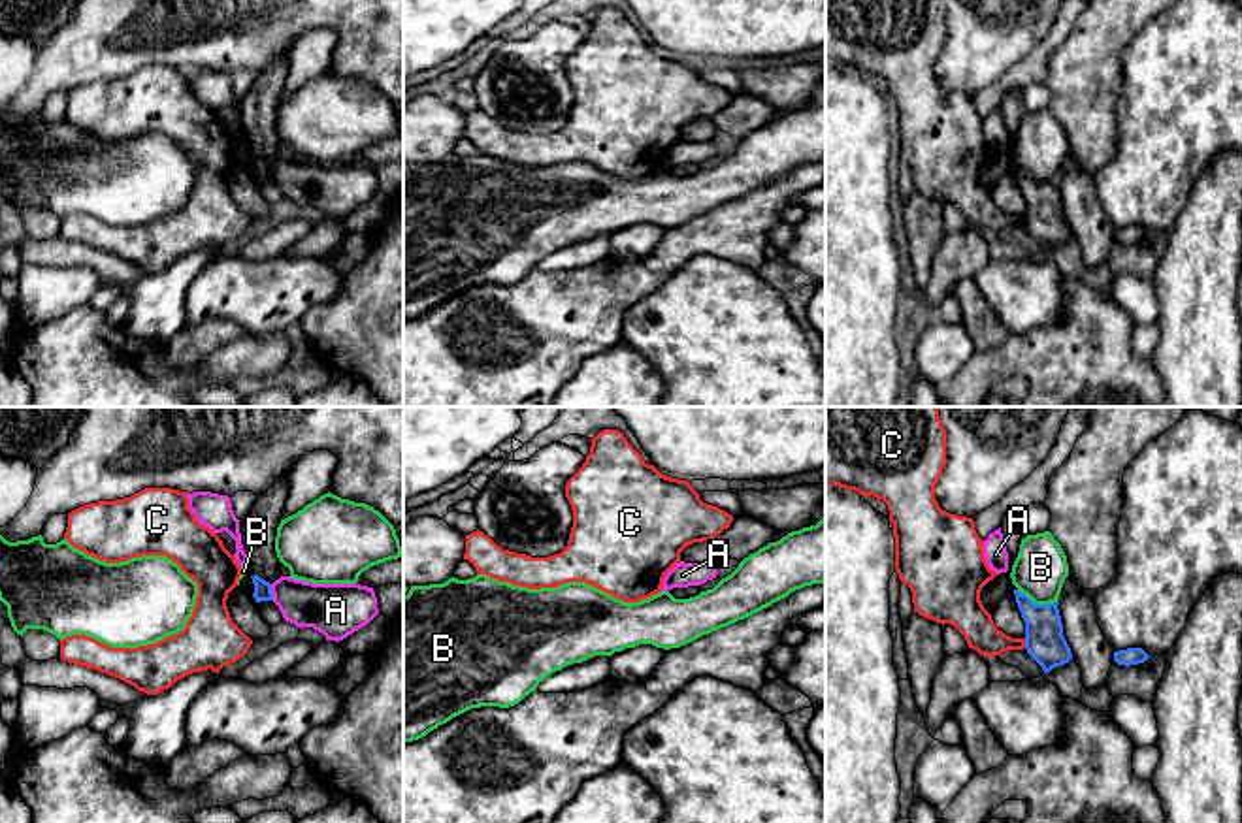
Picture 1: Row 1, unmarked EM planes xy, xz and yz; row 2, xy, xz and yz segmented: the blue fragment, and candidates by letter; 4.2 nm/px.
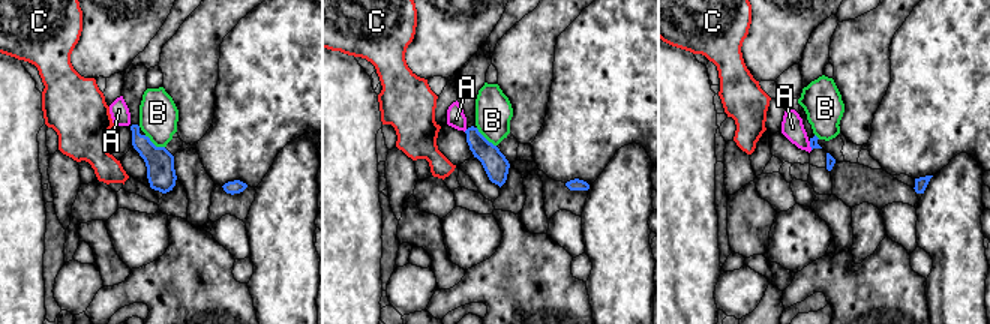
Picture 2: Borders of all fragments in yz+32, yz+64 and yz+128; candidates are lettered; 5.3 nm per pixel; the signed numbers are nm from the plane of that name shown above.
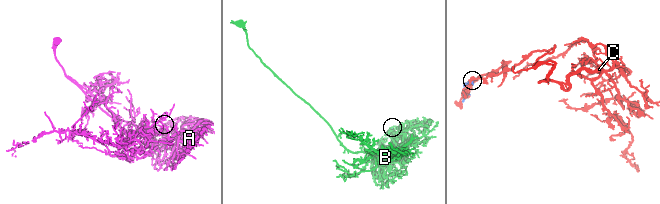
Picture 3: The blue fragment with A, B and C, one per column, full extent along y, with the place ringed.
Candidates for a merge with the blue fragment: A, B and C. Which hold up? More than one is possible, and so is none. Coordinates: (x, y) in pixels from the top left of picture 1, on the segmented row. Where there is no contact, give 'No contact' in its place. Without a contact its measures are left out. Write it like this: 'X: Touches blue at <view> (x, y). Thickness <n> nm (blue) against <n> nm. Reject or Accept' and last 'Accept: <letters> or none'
A: Touches blue at xy (270, 592). Thickness 80 nm (blue) against 200 nm. Reject
B: Touches blue at yz (1037, 605). Thickness 170 nm (blue) against 220 nm. Reject
C: Touches blue at yz (1026, 643). Thickness 170 nm (blue) against 150 nm. Reject
Accept: none

